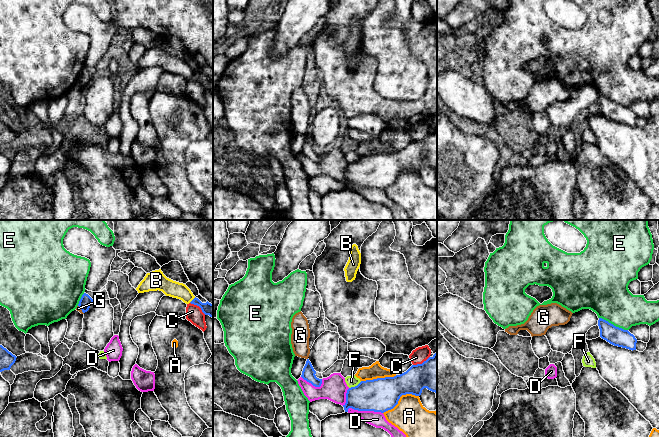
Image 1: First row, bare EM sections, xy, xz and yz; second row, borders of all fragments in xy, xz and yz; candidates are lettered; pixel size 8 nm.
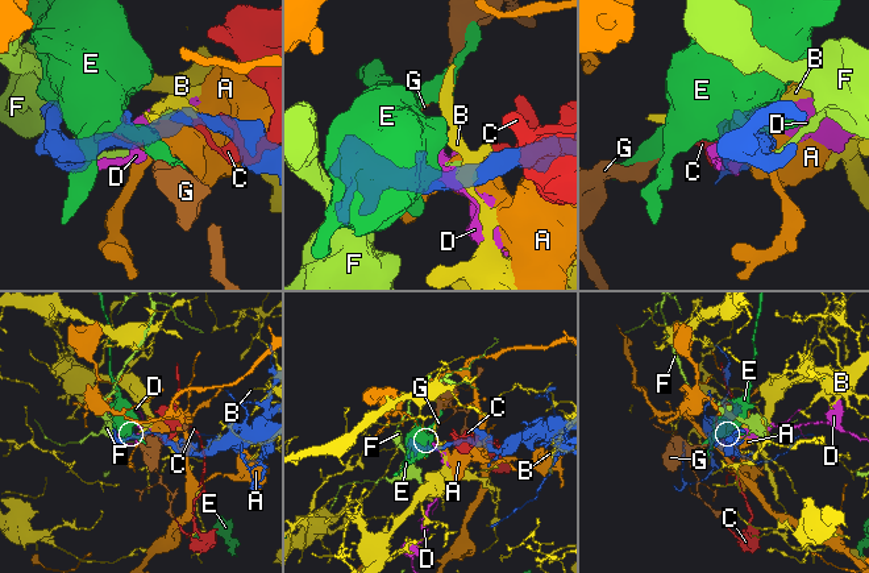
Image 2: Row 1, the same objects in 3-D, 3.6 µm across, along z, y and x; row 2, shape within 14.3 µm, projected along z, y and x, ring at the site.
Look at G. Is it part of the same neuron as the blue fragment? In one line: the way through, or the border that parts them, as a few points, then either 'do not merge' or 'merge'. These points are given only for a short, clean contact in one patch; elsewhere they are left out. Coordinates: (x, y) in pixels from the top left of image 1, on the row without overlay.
along xy (78, 81), (83, 89) | do not merge

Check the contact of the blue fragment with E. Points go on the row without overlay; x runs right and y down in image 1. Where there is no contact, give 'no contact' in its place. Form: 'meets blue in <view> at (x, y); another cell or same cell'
meets blue in yz at (612, 100); another cell

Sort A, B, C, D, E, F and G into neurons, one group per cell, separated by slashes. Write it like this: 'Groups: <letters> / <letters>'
Groups: A / B / C / D / E / F / G

